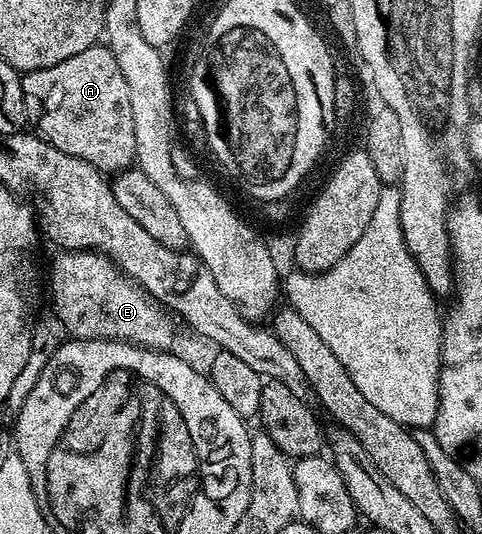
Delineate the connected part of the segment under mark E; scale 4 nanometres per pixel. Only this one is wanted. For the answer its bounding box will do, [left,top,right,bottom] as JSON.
[49,250,174,351]

